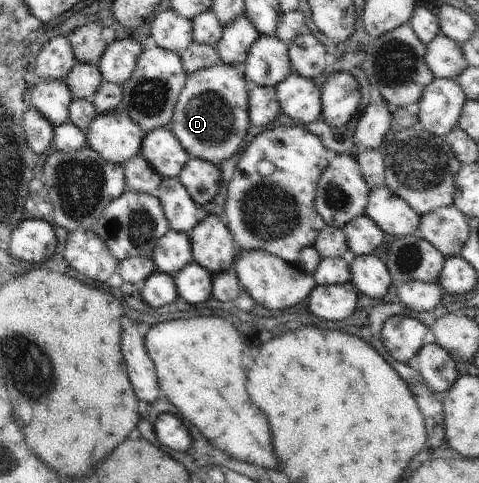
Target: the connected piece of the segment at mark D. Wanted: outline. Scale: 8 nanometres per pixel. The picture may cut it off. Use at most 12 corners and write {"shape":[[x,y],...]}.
{"shape":[[220,61],[188,75],[166,127],[219,167],[244,146],[252,82]]}

